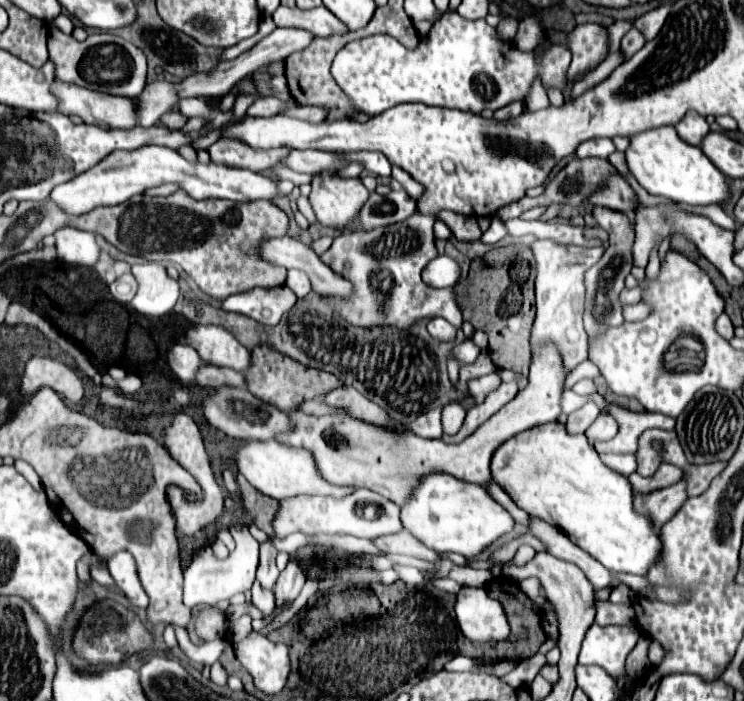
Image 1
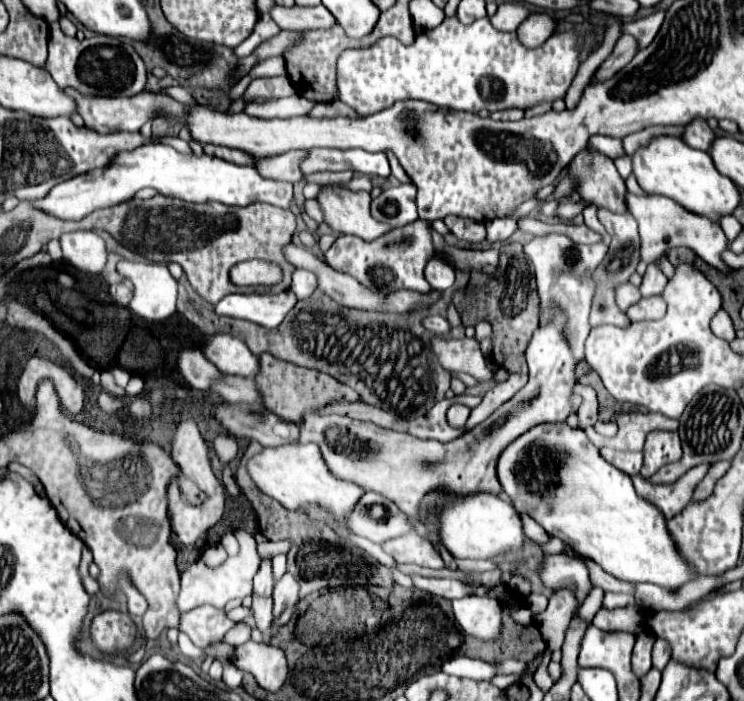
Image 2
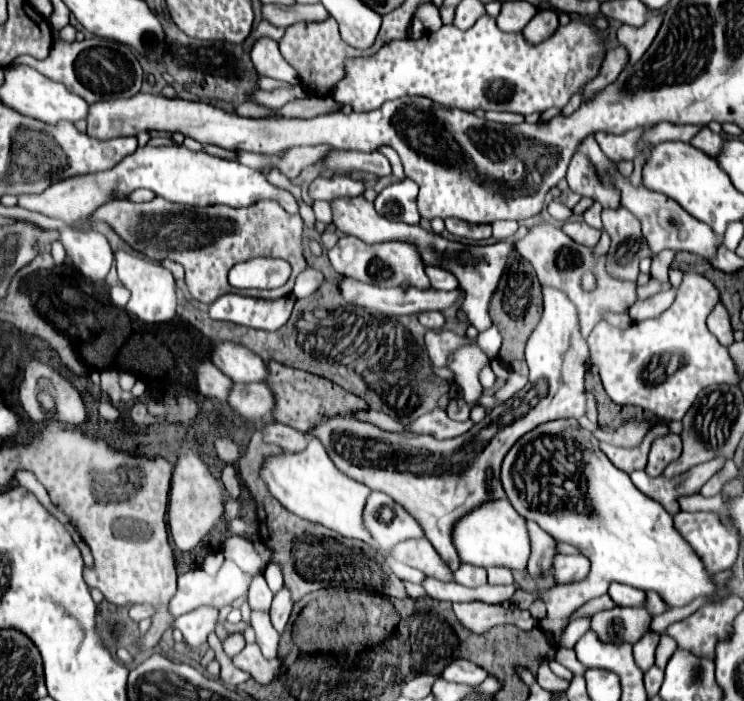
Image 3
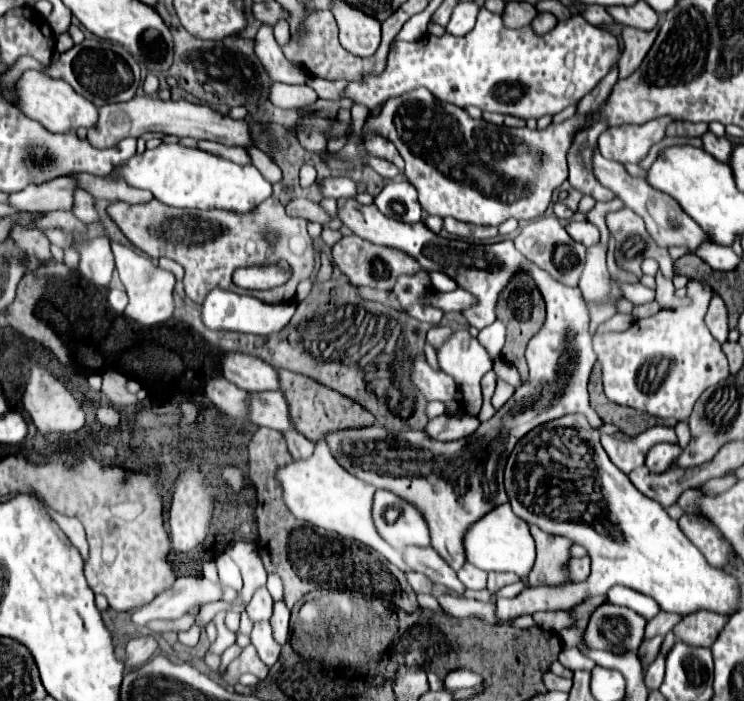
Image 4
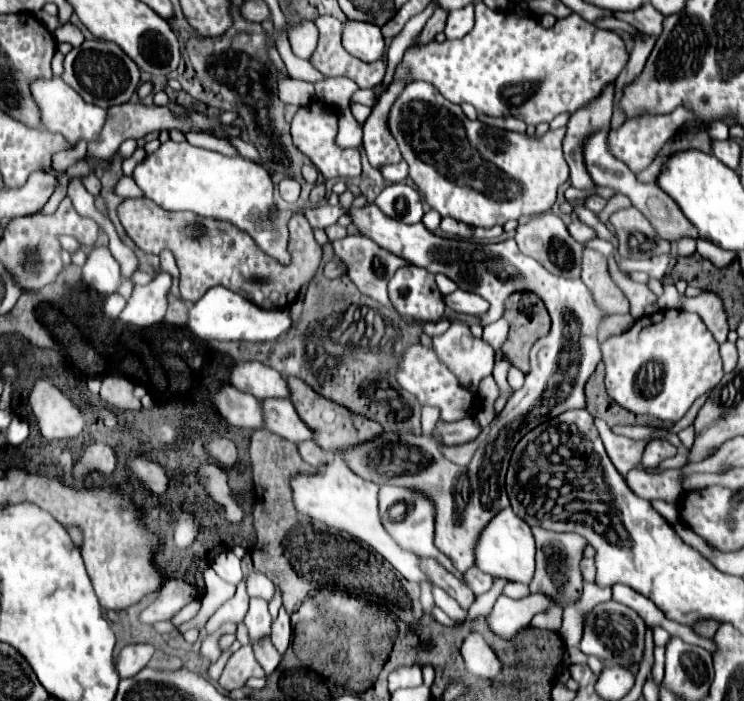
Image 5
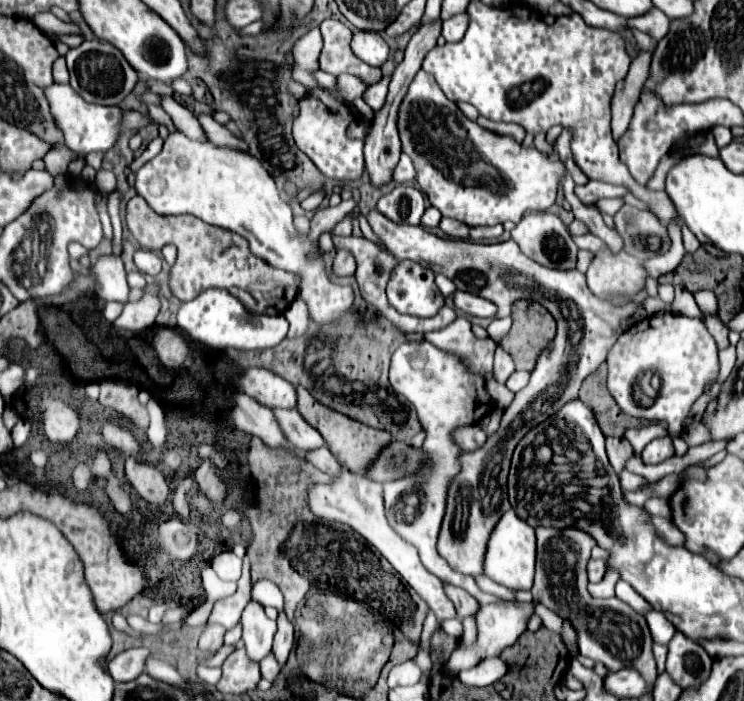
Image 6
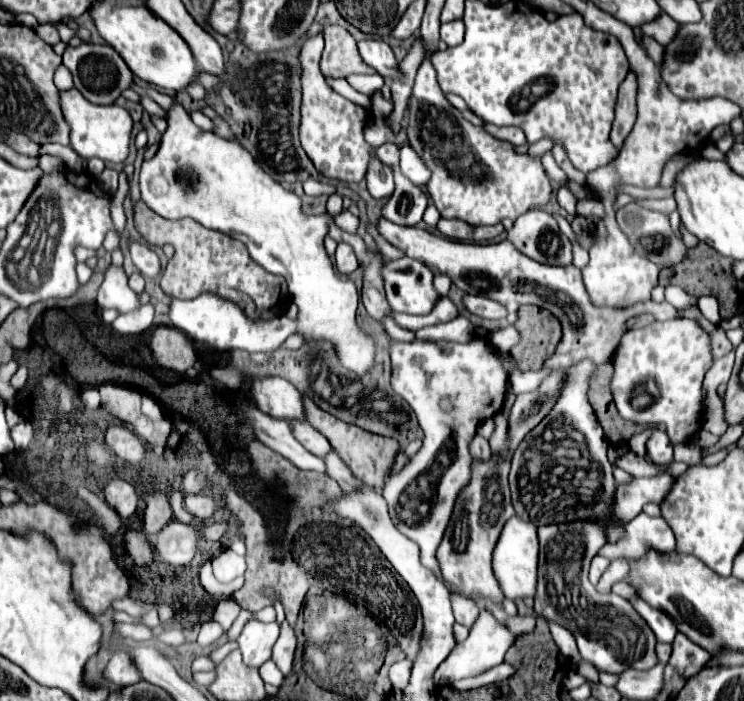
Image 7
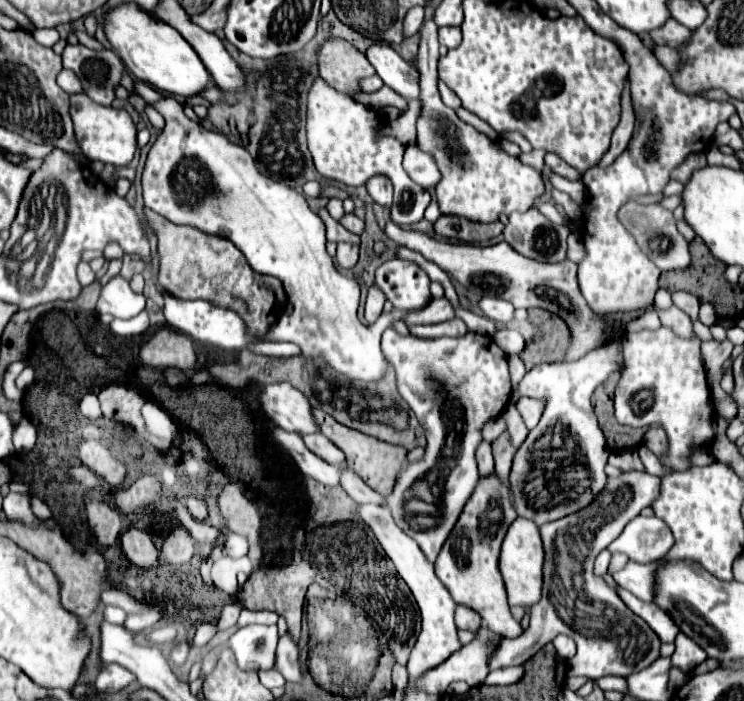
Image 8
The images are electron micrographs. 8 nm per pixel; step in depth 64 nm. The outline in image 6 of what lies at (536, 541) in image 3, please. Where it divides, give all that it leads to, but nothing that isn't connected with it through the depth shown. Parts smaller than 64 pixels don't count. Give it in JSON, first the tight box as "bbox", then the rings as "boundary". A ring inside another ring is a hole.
{"bbox":[532,528,658,684],"boundary":[[[536,528],[538,558],[536,580],[532,586],[534,602],[554,610],[562,620],[568,620],[578,634],[578,648],[582,656],[602,662],[608,670],[618,672],[622,668],[636,668],[642,678],[652,684],[658,676],[656,660],[652,654],[652,634],[642,614],[622,604],[618,598],[594,598],[588,592],[586,564],[594,546],[594,538],[578,528]]]}

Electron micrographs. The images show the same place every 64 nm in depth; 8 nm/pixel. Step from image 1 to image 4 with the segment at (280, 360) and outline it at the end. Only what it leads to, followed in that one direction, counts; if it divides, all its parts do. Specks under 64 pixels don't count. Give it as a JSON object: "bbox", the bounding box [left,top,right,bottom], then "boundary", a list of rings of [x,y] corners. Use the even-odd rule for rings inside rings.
{"bbox":[280,370,374,442],"boundary":[[[280,370],[280,388],[288,400],[290,406],[290,414],[292,414],[292,422],[298,428],[298,432],[302,432],[306,438],[310,438],[312,442],[324,440],[326,434],[330,432],[340,432],[340,430],[356,430],[356,428],[368,428],[374,426],[374,416],[364,410],[362,406],[358,406],[356,402],[340,396],[338,392],[288,370]]]}

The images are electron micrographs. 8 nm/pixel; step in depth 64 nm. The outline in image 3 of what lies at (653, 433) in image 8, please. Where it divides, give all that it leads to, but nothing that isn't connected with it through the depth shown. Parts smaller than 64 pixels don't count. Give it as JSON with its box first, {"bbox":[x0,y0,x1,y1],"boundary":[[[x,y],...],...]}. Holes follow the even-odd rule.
{"bbox":[646,434,682,476],"boundary":[[[668,434],[664,438],[654,440],[652,450],[650,450],[650,456],[648,456],[646,472],[650,476],[660,476],[664,472],[664,468],[672,460],[676,460],[680,456],[680,452],[682,452],[682,440],[676,434]]]}

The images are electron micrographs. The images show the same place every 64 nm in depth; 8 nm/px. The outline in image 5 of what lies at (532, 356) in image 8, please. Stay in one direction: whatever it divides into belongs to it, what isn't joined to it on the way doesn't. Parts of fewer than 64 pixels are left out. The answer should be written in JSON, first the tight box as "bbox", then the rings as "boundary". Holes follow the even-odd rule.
{"bbox":[502,292,550,372],"boundary":[[[518,292],[506,300],[504,318],[510,322],[510,334],[502,352],[516,368],[528,372],[530,348],[534,346],[534,340],[540,340],[550,332],[550,316],[536,294]]]}

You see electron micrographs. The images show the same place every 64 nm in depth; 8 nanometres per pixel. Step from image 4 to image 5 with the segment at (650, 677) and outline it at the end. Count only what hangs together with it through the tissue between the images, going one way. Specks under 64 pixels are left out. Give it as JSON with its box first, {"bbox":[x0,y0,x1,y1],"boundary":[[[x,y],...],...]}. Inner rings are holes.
{"bbox":[652,646,664,684],"boundary":[[[654,646],[654,668],[652,668],[652,676],[654,680],[660,684],[664,678],[664,648],[662,646]]]}

